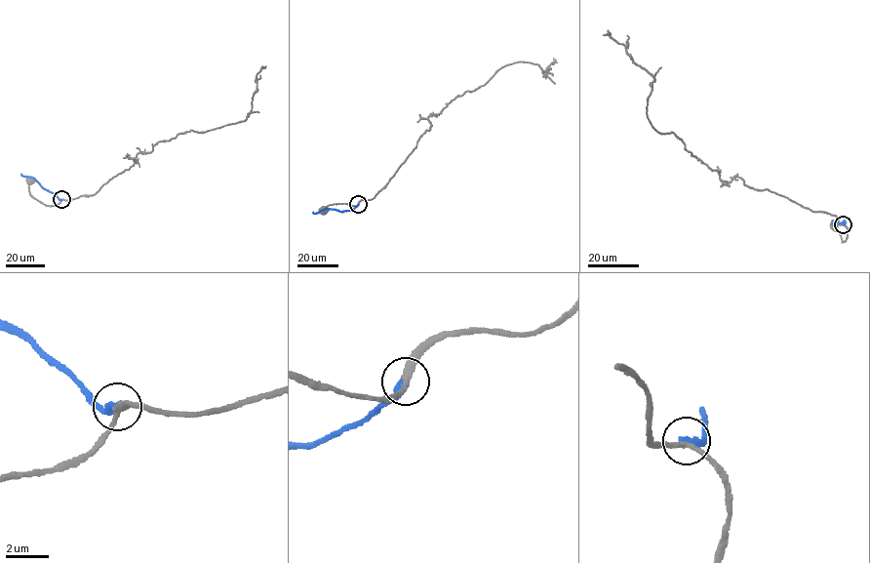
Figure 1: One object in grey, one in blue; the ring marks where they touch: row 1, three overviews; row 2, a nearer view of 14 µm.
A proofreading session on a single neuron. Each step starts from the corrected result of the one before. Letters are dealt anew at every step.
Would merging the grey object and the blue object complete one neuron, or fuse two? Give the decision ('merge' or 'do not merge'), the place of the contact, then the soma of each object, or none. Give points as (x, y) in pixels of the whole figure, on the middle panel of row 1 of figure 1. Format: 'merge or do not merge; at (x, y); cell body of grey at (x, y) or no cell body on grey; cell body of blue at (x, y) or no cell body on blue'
do not merge; at (358, 204); cell body of grey at (324, 209); no cell body on blue

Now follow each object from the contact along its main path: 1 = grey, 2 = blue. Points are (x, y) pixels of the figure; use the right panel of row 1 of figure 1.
1: (843, 224), (848, 234), (846, 241), (842, 242), (834, 224)
2: (843, 224), (845, 221), (832, 221), (834, 224), (831, 223)

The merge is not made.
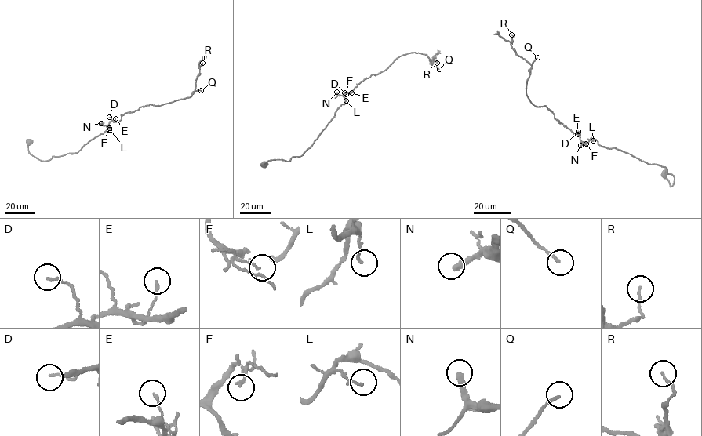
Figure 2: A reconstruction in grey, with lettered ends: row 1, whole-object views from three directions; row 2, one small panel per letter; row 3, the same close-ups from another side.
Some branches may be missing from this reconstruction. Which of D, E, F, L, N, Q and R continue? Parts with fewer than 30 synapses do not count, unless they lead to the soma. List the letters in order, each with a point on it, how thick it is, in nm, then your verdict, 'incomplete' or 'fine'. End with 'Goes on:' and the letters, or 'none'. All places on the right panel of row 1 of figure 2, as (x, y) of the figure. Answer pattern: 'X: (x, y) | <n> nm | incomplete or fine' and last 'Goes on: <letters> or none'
D: (577, 134) | 120 nm | fine
E: (578, 131) | 130 nm | fine
F: (586, 143) | 130 nm | fine
L: (593, 140) | 130 nm | fine
N: (580, 145) | 280 nm | incomplete
Q: (537, 57) | 150 nm | incomplete
R: (511, 34) | 120 nm | fine
Goes on: N, Q

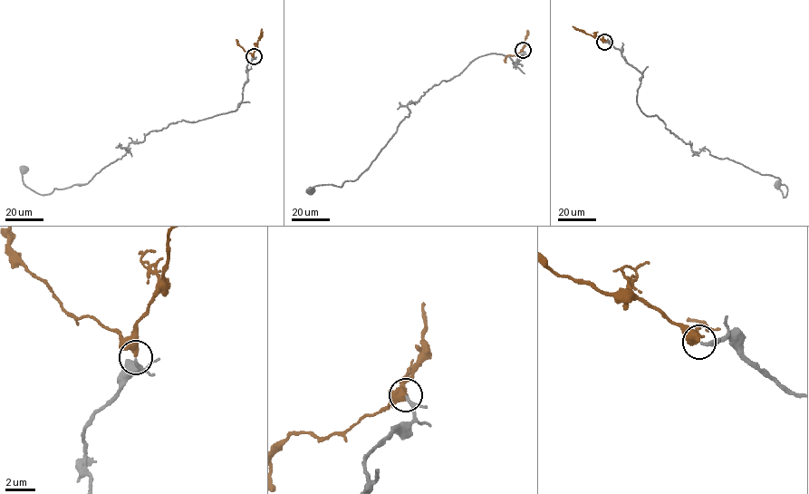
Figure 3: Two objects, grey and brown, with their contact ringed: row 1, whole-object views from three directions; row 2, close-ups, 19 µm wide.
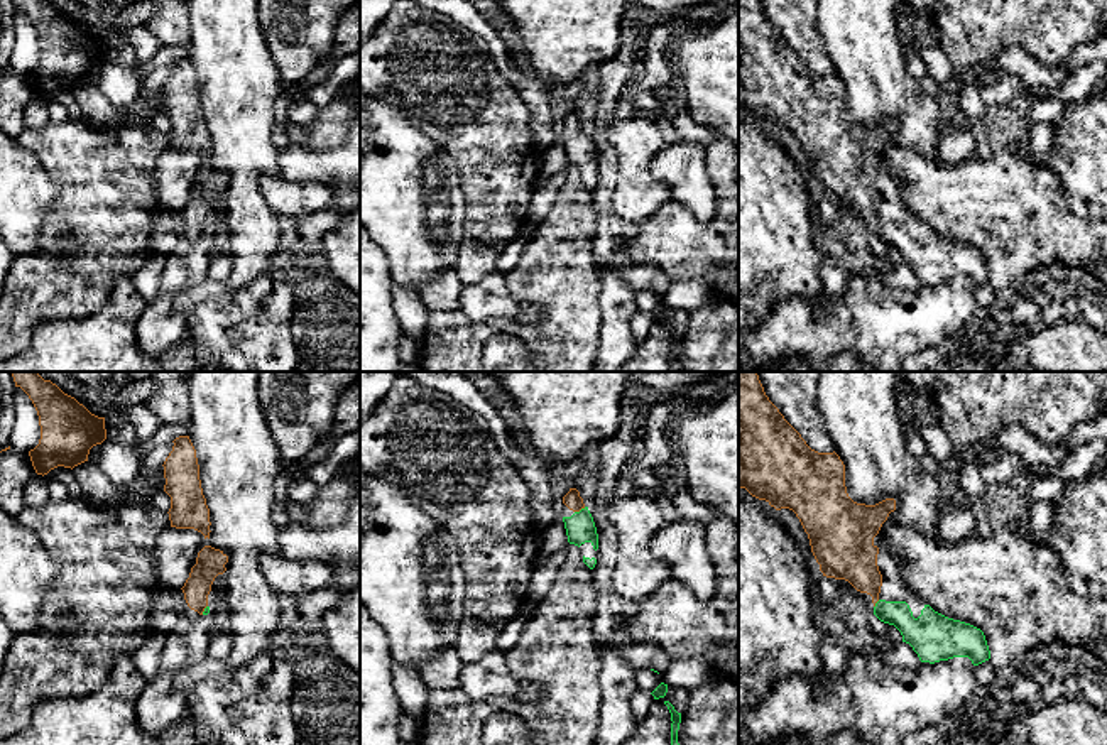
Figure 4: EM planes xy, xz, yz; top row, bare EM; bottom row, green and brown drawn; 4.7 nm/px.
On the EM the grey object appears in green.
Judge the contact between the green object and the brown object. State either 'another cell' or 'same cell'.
same cell

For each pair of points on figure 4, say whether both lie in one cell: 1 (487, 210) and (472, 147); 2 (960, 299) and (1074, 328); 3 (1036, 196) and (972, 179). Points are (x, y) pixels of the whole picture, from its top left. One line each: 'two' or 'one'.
1: one
2: two
3: one

